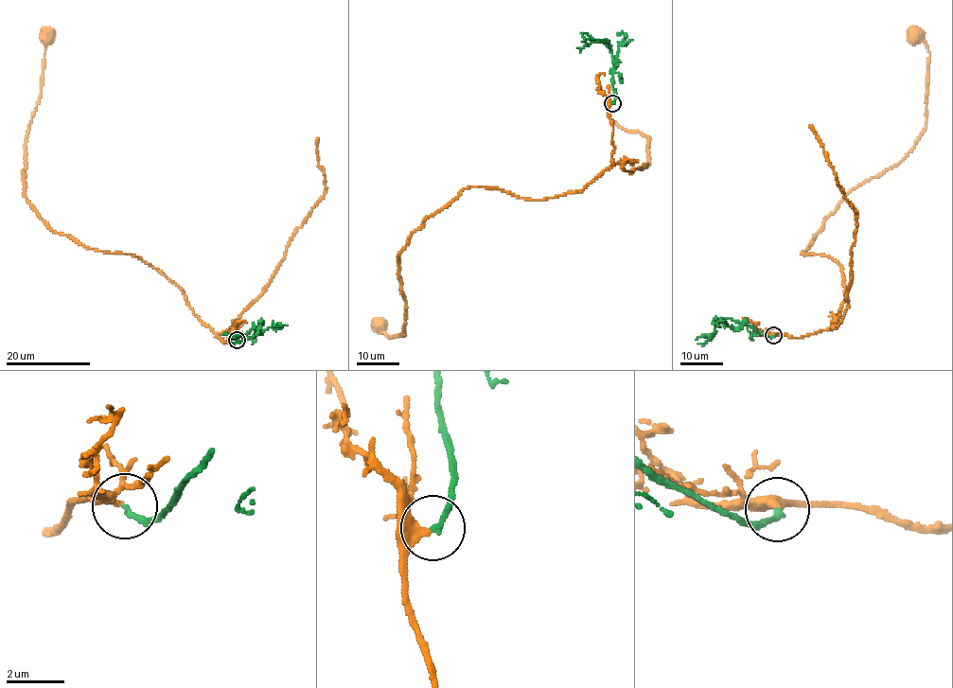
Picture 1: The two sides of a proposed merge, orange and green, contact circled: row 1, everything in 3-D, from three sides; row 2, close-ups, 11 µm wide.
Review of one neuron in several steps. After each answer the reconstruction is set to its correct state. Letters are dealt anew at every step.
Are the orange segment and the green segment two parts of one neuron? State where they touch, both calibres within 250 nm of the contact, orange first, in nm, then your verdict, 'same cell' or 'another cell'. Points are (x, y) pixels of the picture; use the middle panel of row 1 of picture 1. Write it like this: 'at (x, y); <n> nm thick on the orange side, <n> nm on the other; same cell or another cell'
at (612, 103); 320 nm thick on the orange side, 190 nm on the other; same cell

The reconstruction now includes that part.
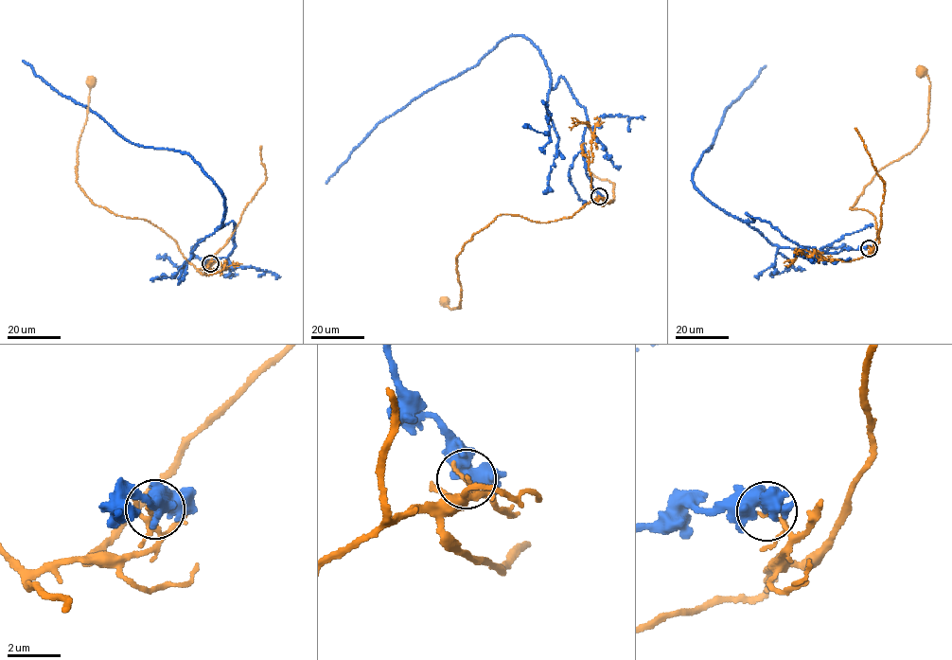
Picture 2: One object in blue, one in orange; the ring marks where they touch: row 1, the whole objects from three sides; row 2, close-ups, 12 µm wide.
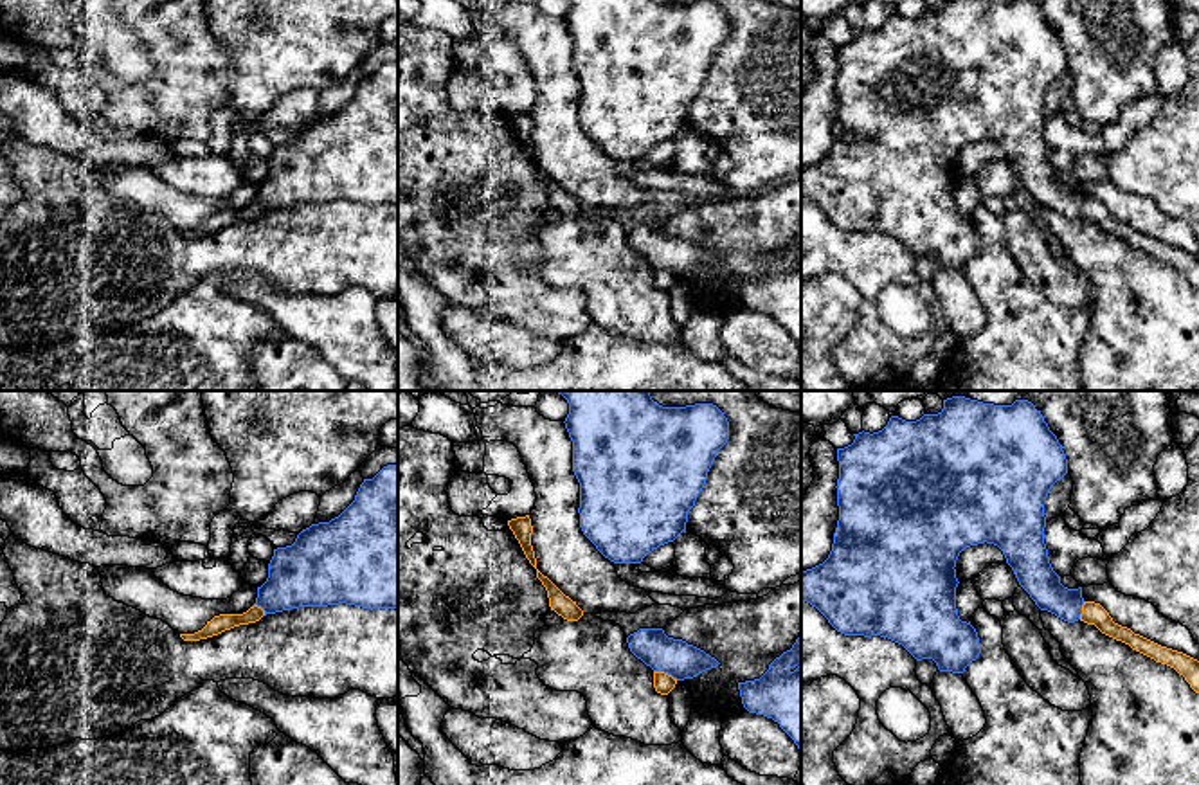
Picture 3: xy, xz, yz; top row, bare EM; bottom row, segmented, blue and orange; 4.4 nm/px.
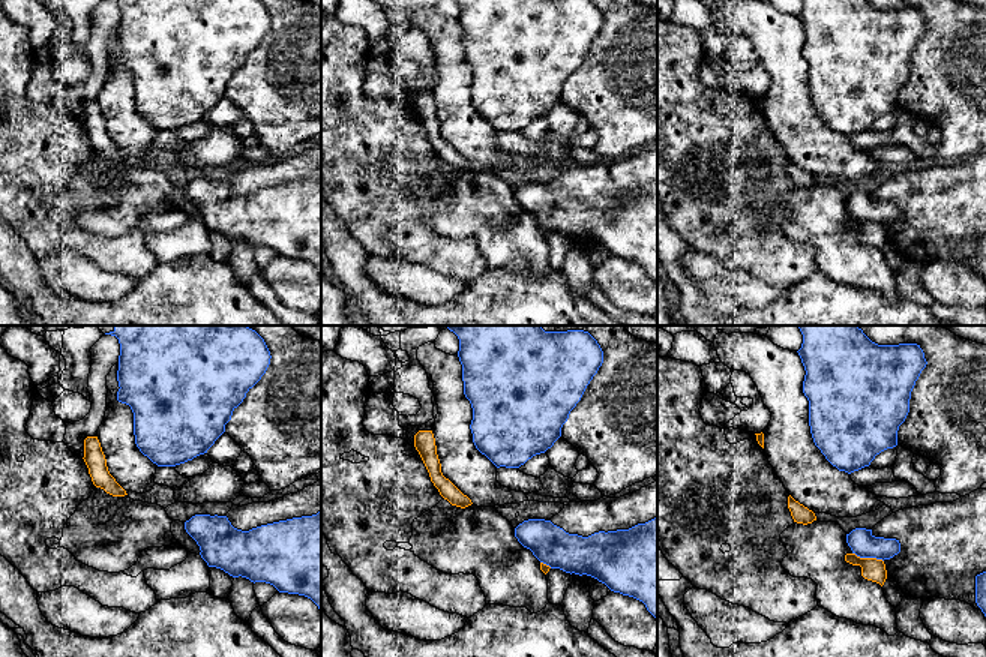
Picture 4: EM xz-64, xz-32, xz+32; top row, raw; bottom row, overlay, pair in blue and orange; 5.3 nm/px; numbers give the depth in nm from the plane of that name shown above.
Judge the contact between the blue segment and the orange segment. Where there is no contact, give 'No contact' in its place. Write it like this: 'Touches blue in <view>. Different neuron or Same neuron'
Touches blue in xz. Different neuron

